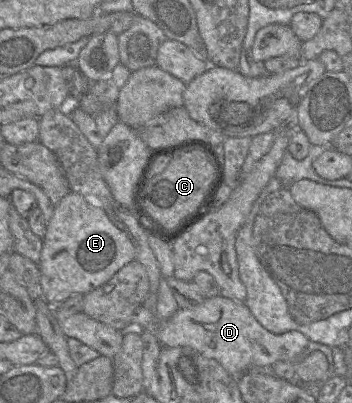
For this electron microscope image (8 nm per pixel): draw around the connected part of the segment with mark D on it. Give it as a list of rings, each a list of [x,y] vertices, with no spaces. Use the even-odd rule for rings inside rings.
[[[221,295],[205,298],[203,302],[190,308],[179,308],[166,322],[158,322],[149,309],[140,306],[132,314],[131,321],[141,325],[144,330],[154,330],[163,347],[190,347],[207,358],[215,359],[233,377],[241,376],[251,367],[272,366],[277,361],[296,359],[310,342],[304,334],[296,330],[283,334],[269,332],[257,321],[245,302]]]

